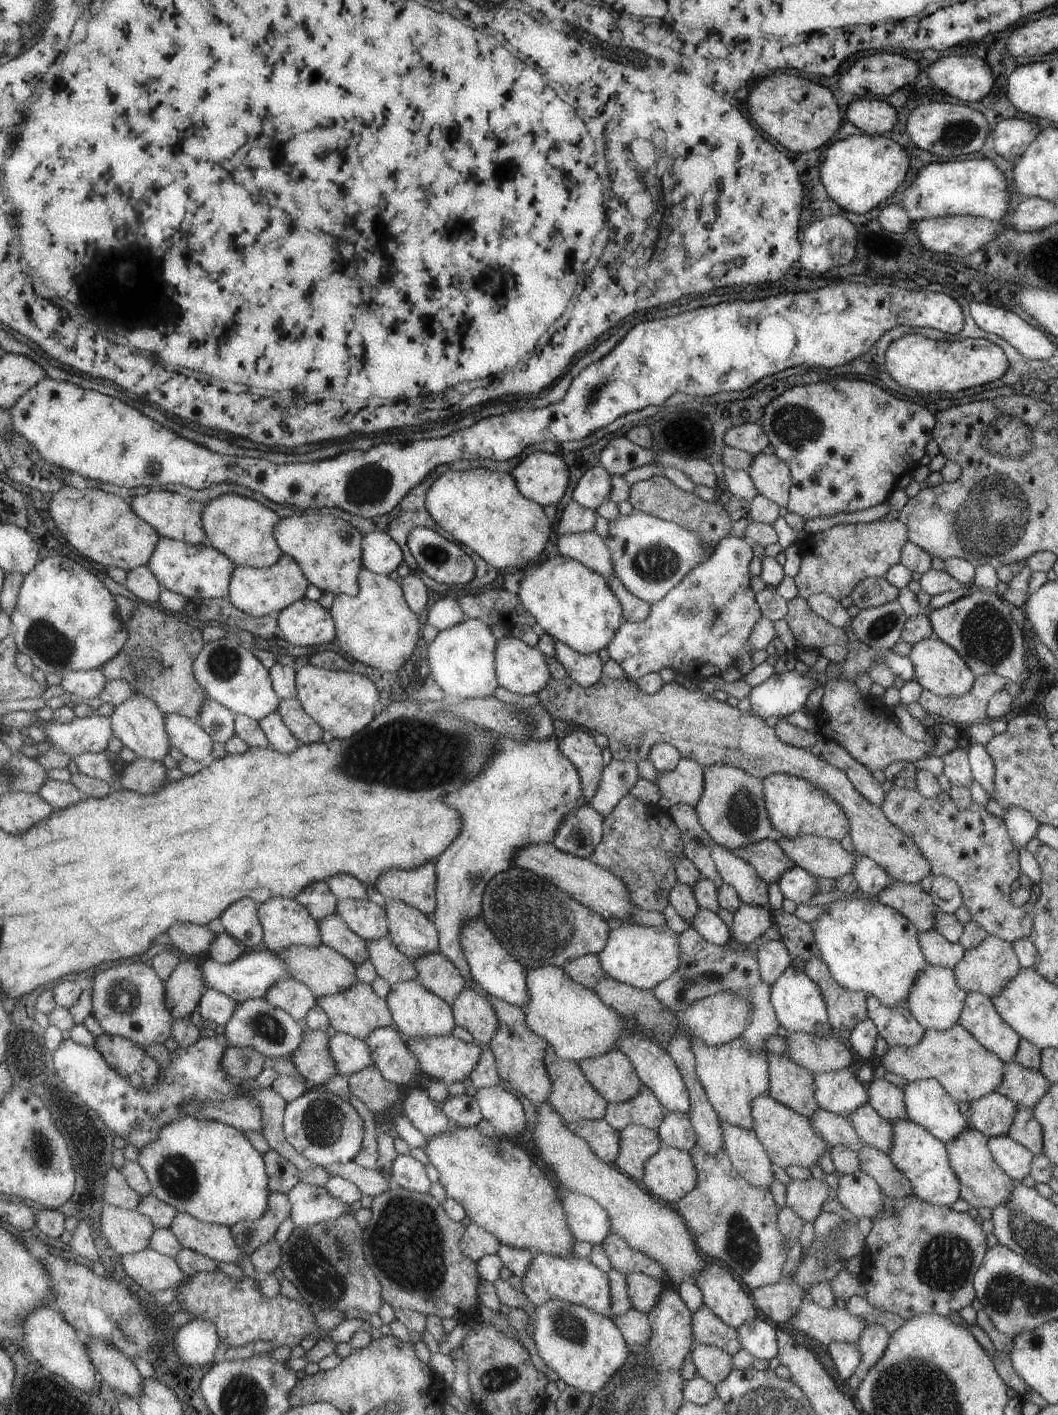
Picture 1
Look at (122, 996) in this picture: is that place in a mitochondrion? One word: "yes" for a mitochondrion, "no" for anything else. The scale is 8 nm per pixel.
yes

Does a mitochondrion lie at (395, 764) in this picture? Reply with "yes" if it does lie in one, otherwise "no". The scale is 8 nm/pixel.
yes

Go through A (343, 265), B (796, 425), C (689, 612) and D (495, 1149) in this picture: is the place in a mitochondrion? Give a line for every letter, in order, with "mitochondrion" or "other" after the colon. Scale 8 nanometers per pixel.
A: other
B: mitochondrion
C: mitochondrion
D: mitochondrion

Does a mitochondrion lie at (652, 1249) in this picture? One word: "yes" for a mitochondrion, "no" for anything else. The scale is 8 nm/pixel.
no

